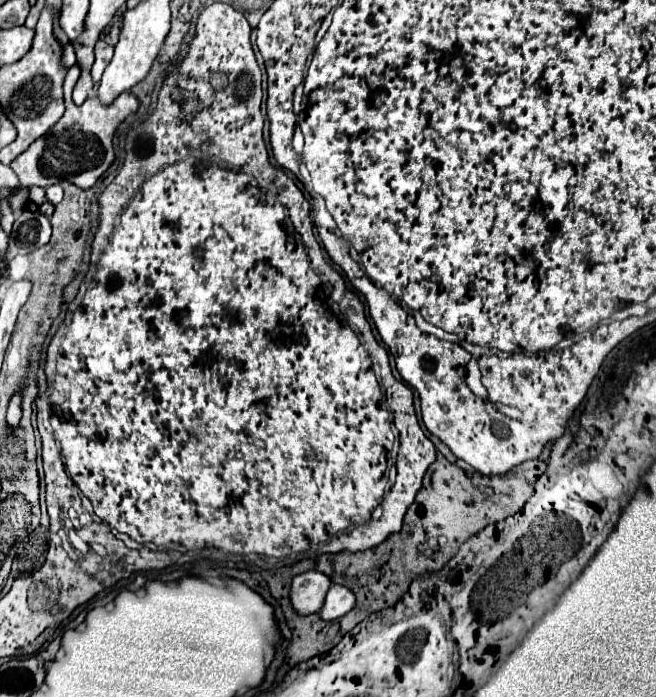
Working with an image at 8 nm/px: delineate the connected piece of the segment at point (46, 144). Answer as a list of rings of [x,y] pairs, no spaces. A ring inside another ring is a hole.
[[[76,63],[67,72],[63,84],[63,98],[65,102],[65,114],[49,134],[37,142],[33,142],[21,156],[17,156],[11,162],[13,172],[17,174],[21,186],[32,186],[29,188],[29,200],[41,205],[45,202],[43,188],[57,184],[59,180],[71,180],[79,188],[87,190],[91,188],[99,176],[113,164],[115,160],[115,150],[113,150],[113,138],[119,128],[119,124],[135,114],[141,106],[139,98],[133,92],[125,92],[113,102],[111,106],[103,106],[97,98],[89,98],[85,104],[77,106],[70,95],[68,75],[80,75],[80,68]],[[37,186],[43,186],[37,187]]]

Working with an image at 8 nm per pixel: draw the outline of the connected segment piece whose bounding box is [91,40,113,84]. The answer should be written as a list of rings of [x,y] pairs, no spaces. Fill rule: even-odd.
[[[99,40],[99,42],[95,44],[95,64],[93,64],[93,68],[91,68],[91,78],[93,78],[95,84],[101,82],[101,76],[103,76],[103,72],[105,72],[107,64],[111,62],[111,58],[113,58],[113,46],[109,46],[109,44],[105,44],[103,40]]]

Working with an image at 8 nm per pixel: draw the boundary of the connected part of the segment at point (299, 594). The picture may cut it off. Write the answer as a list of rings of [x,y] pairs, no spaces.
[[[309,570],[293,578],[291,584],[291,602],[299,614],[319,612],[325,604],[327,590],[331,586],[331,578],[319,570]]]

